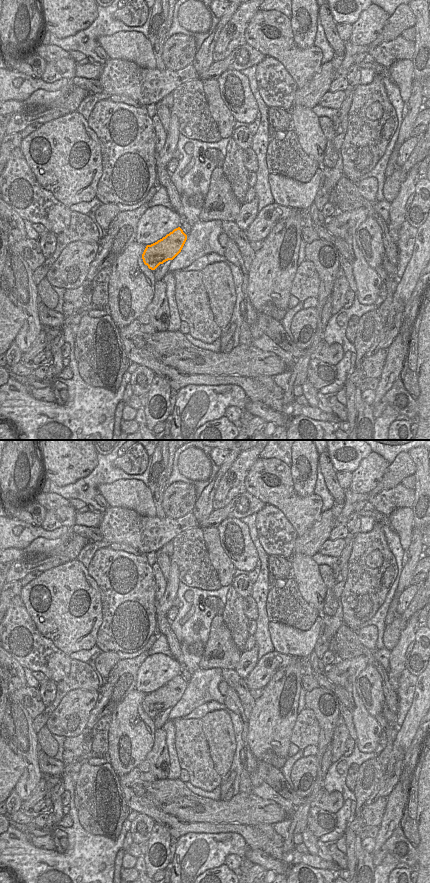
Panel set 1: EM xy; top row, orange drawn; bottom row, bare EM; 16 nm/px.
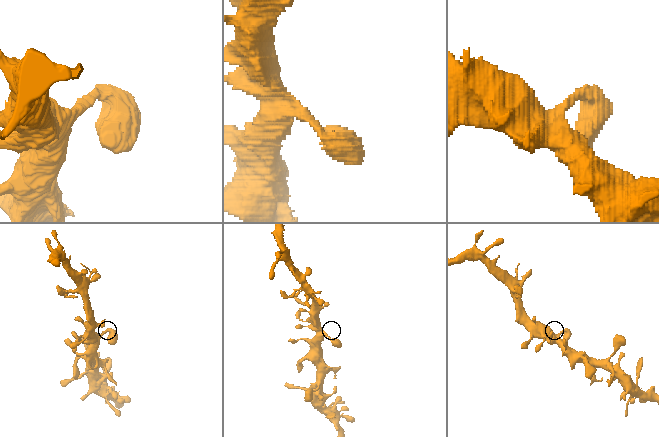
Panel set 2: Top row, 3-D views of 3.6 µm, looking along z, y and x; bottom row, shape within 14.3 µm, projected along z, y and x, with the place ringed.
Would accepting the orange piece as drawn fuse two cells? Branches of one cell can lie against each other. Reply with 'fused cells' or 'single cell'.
single cell

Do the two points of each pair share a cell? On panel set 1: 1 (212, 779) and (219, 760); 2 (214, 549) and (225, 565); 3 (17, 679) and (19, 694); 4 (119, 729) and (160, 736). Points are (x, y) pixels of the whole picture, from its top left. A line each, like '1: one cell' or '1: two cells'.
1: two cells
2: one cell
3: two cells
4: two cells

